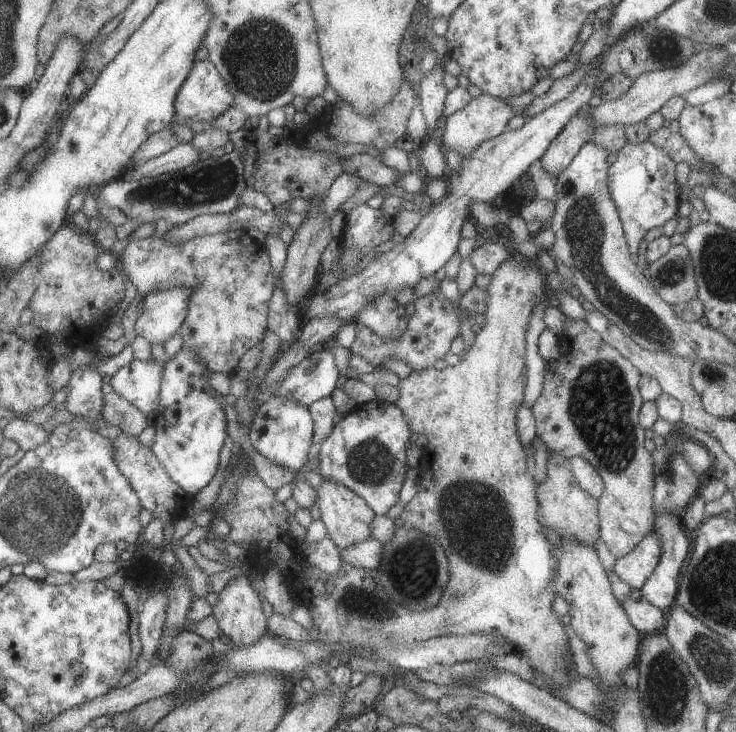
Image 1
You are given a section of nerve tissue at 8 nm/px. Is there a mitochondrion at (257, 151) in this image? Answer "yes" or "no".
no

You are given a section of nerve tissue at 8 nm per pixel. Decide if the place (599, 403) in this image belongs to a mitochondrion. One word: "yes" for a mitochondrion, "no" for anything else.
yes

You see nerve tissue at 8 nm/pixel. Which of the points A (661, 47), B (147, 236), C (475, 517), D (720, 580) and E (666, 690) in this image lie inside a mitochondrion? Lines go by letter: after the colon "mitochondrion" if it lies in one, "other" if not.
A: mitochondrion
B: other
C: mitochondrion
D: mitochondrion
E: mitochondrion

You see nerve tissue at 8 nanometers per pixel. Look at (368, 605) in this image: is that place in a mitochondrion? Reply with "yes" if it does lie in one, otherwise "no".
yes

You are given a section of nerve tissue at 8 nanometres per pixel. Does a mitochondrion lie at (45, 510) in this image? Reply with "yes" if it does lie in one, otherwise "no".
yes

